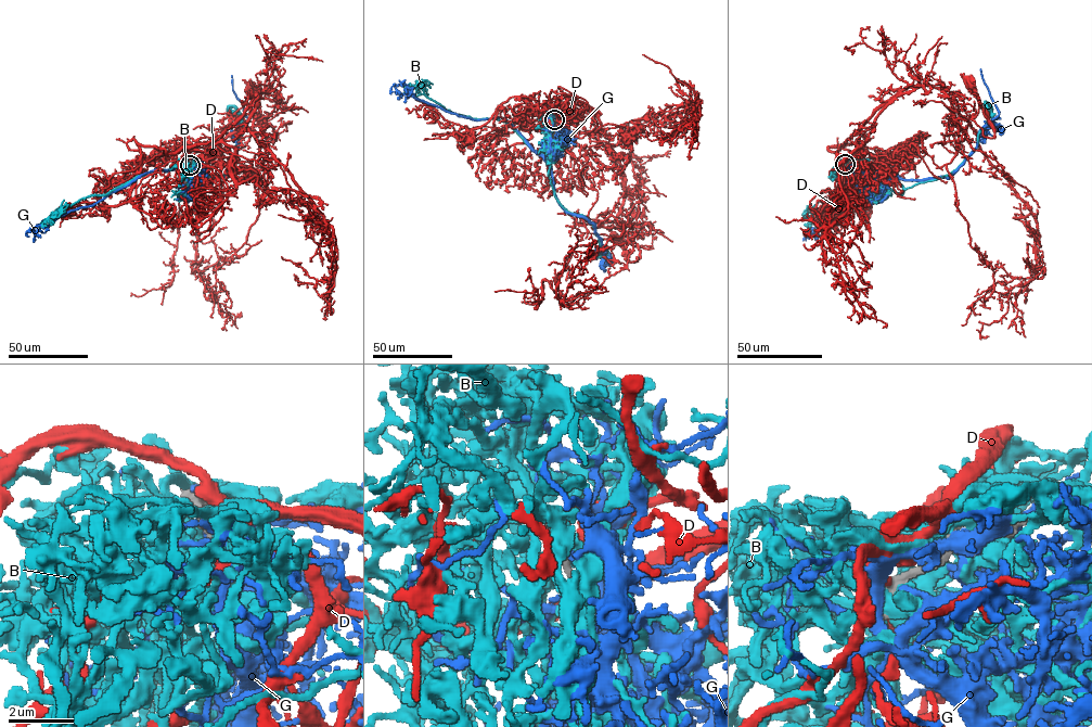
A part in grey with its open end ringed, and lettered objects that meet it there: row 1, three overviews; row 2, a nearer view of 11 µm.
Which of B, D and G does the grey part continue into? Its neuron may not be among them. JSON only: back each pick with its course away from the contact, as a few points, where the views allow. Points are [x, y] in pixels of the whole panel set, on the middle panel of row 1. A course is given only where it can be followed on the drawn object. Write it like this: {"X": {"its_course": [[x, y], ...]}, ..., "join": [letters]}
{"D": {"its_course": [[555, 120], [598, 118], [599, 135], [587, 134], [617, 166], [616, 224], [639, 257], [629, 260], [616, 238]]}, "join": ["D"]}

